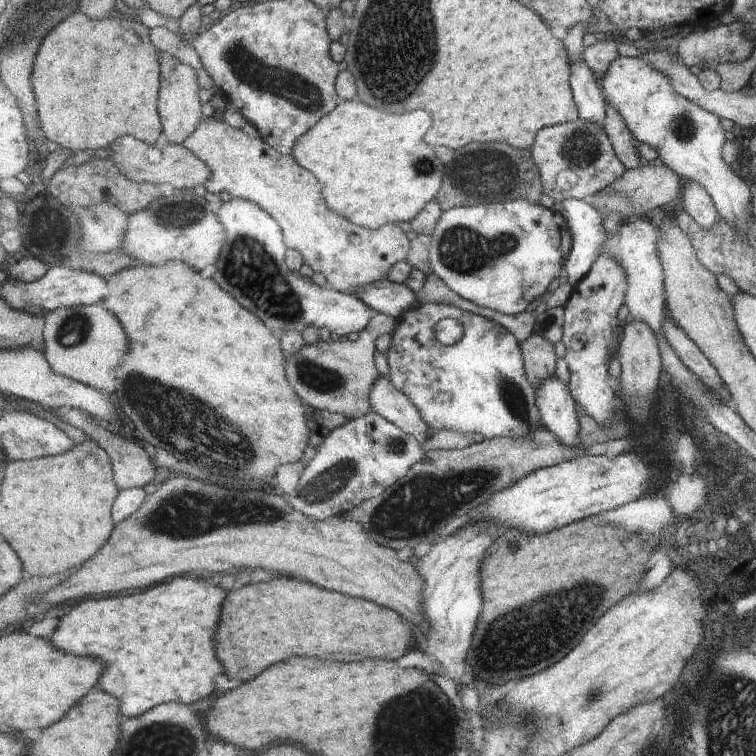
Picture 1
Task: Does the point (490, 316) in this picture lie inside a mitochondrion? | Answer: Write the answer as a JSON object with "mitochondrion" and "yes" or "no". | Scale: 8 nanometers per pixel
{"mitochondrion":"no"}

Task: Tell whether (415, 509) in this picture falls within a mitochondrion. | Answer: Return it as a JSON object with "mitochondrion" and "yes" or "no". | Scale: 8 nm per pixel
{"mitochondrion":"yes"}

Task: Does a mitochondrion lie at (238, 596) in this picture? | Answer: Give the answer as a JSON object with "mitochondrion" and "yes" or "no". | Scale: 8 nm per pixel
{"mitochondrion":"no"}

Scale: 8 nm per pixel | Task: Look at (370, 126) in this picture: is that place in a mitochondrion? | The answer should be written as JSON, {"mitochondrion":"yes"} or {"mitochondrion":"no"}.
{"mitochondrion":"no"}

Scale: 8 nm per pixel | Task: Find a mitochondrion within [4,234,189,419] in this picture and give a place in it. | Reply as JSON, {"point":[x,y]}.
{"point":[75,328]}

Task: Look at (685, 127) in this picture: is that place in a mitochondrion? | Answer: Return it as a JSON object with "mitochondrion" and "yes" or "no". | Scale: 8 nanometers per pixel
{"mitochondrion":"yes"}

